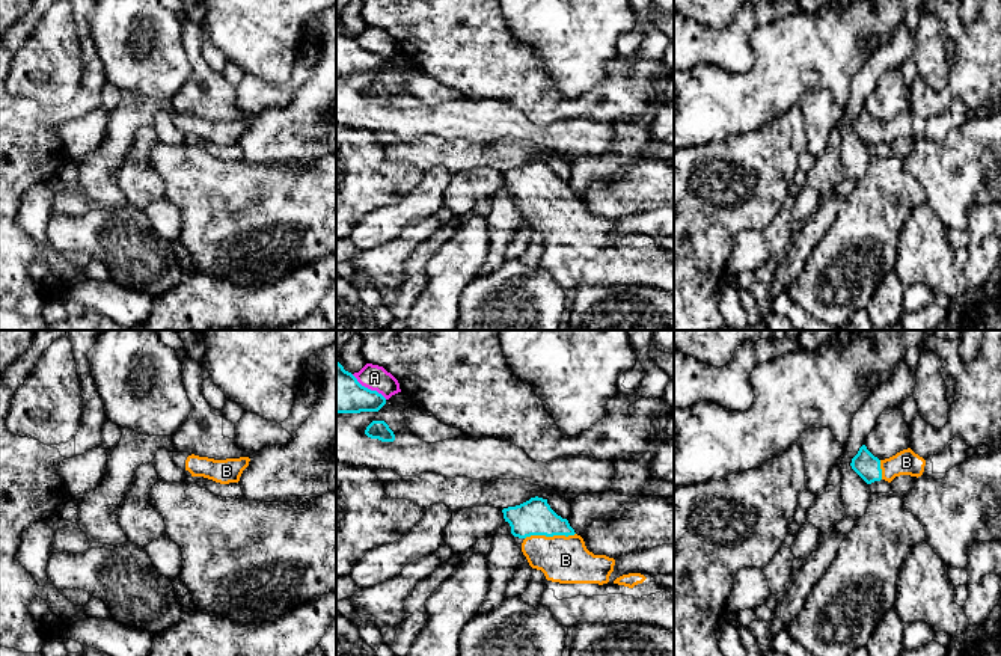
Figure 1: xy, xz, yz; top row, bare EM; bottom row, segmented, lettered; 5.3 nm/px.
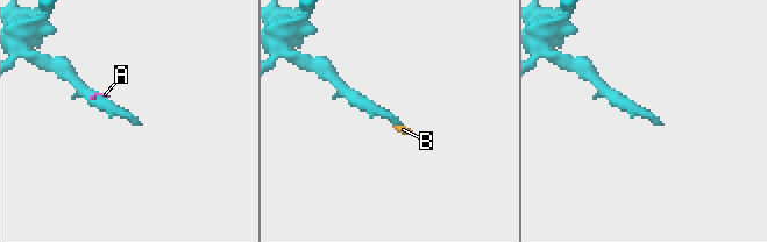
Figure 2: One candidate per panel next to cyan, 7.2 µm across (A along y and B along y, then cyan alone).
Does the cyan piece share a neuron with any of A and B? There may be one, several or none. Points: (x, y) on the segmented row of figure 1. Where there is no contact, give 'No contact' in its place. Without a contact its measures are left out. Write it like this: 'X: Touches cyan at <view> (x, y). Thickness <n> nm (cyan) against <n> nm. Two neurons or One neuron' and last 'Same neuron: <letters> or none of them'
A: Touches cyan at xz (370, 389). Thickness 240 nm (cyan) against 140 nm. Two neurons
B: Touches cyan at xz (549, 536). Thickness 190 nm (cyan) against 260 nm. One neuron
Same neuron: B

